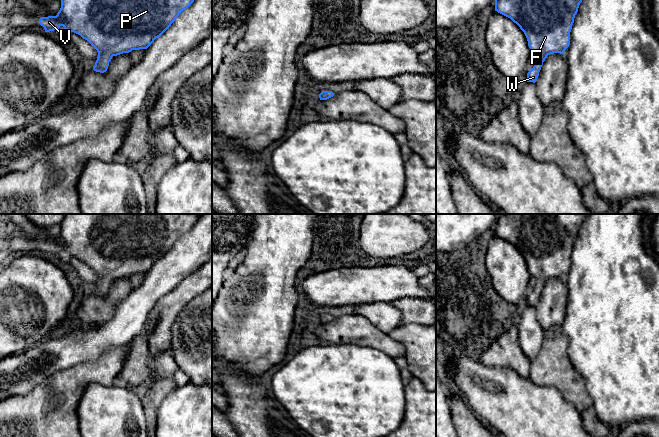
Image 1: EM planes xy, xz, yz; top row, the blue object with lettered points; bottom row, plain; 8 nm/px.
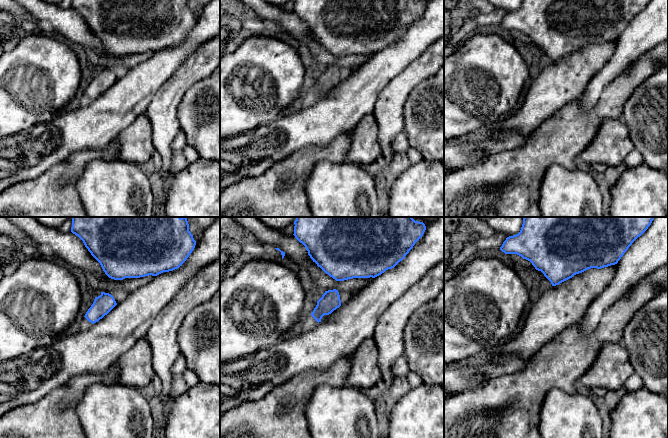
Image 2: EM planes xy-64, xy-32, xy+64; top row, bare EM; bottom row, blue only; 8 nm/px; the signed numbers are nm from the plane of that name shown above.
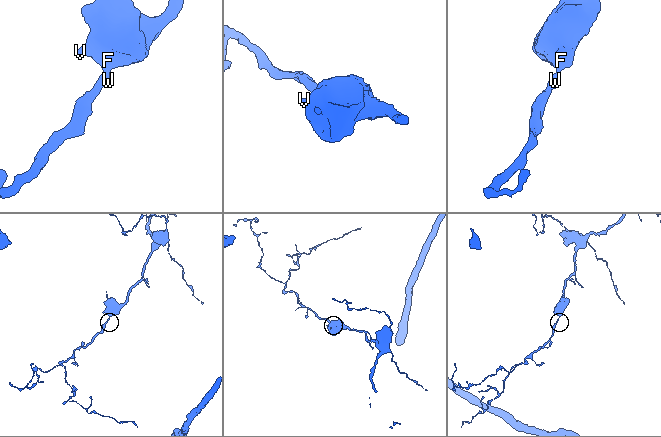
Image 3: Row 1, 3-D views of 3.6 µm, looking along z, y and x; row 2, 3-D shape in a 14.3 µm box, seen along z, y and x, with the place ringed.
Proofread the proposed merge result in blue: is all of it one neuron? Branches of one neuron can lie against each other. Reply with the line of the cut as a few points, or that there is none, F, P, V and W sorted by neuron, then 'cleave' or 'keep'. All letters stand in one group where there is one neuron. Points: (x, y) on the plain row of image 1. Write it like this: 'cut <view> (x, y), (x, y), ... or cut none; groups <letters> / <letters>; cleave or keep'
cut none; groups F P V W; keep

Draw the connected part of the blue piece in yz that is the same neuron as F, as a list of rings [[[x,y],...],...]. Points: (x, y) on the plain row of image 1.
[[[499,214],[495,235],[510,242],[524,256],[537,285],[527,297],[527,306],[535,307],[548,279],[564,278],[570,269],[570,256],[586,214]]]

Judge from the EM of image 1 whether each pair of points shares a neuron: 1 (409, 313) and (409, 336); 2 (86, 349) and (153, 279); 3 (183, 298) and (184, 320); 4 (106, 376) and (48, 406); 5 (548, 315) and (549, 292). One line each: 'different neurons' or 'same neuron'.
1: different neurons
2: same neuron
3: different neurons
4: same neuron
5: same neuron

